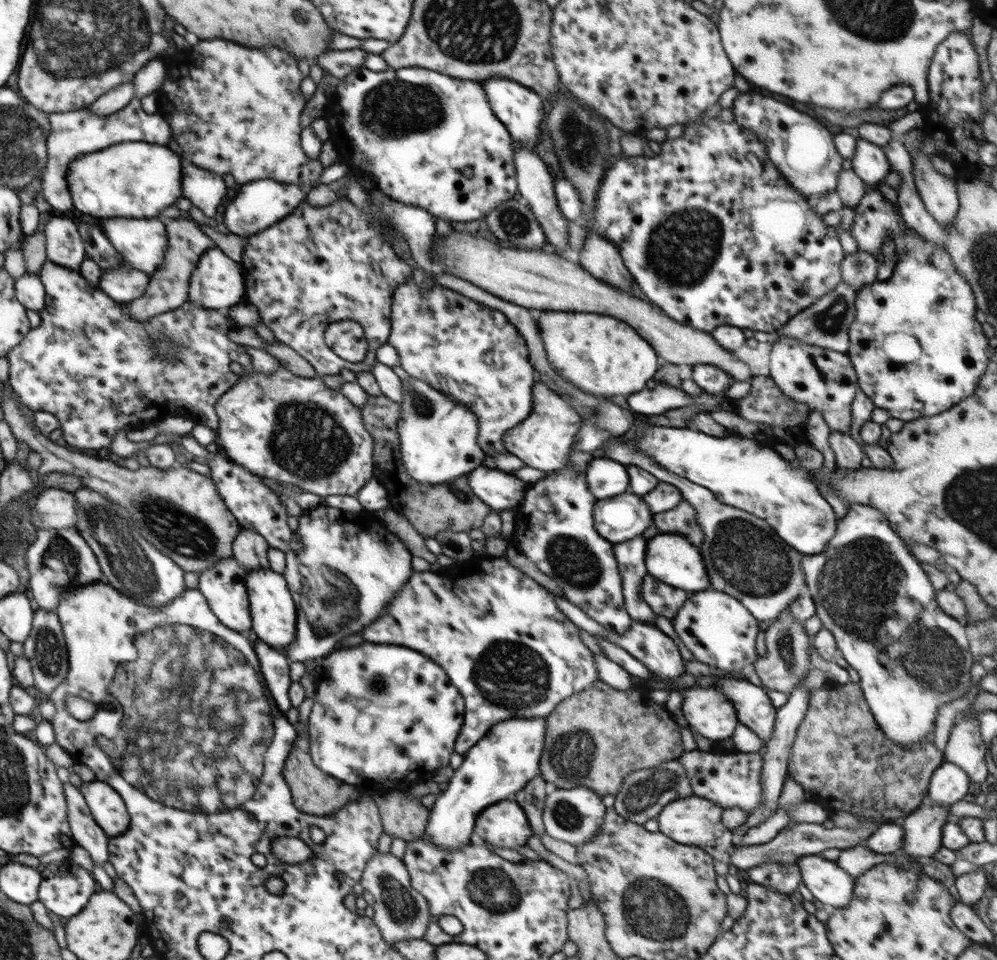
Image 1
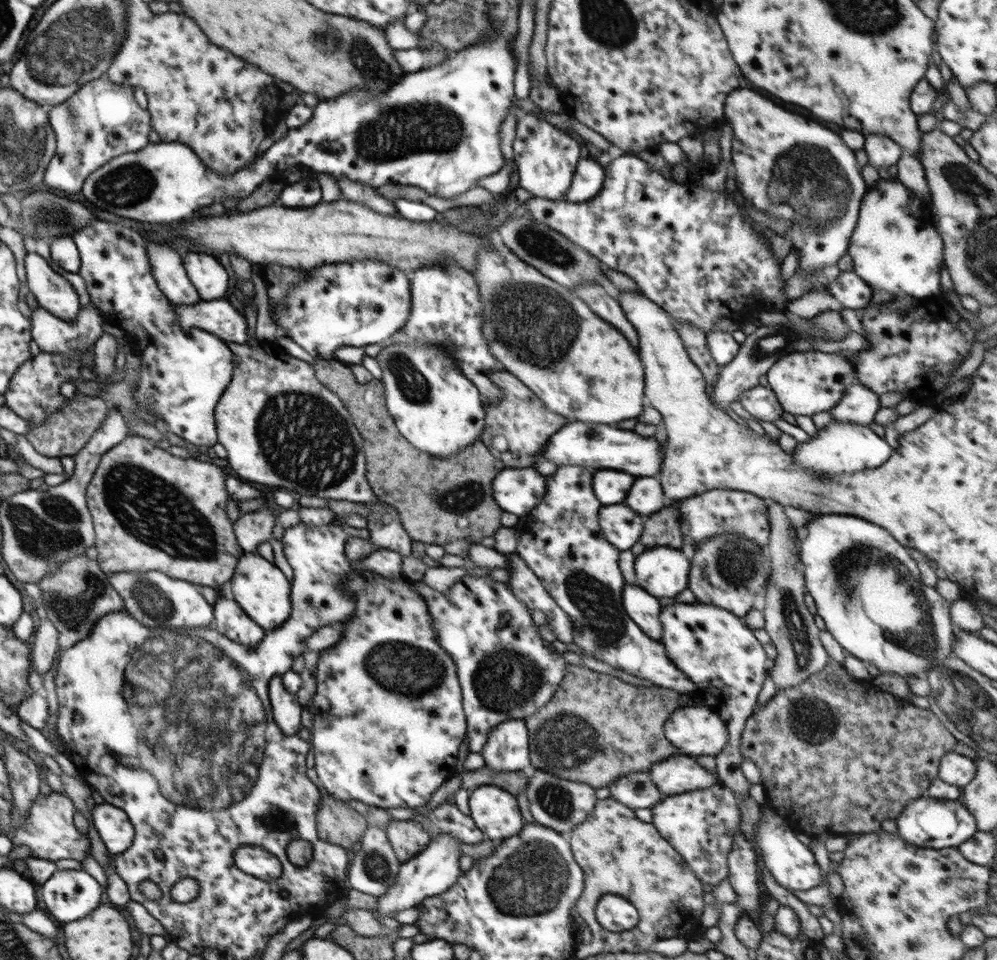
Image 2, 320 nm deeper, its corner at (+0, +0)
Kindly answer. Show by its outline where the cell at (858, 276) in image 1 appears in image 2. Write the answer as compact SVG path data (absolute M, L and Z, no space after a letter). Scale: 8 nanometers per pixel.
M842 271L828 290L844 308L865 308L871 303L873 290L853 271Z

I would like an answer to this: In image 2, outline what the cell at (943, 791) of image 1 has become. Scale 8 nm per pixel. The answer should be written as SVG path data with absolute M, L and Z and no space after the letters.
M952 750L942 757L937 778L952 786L964 787L975 779L976 771L974 759Z

